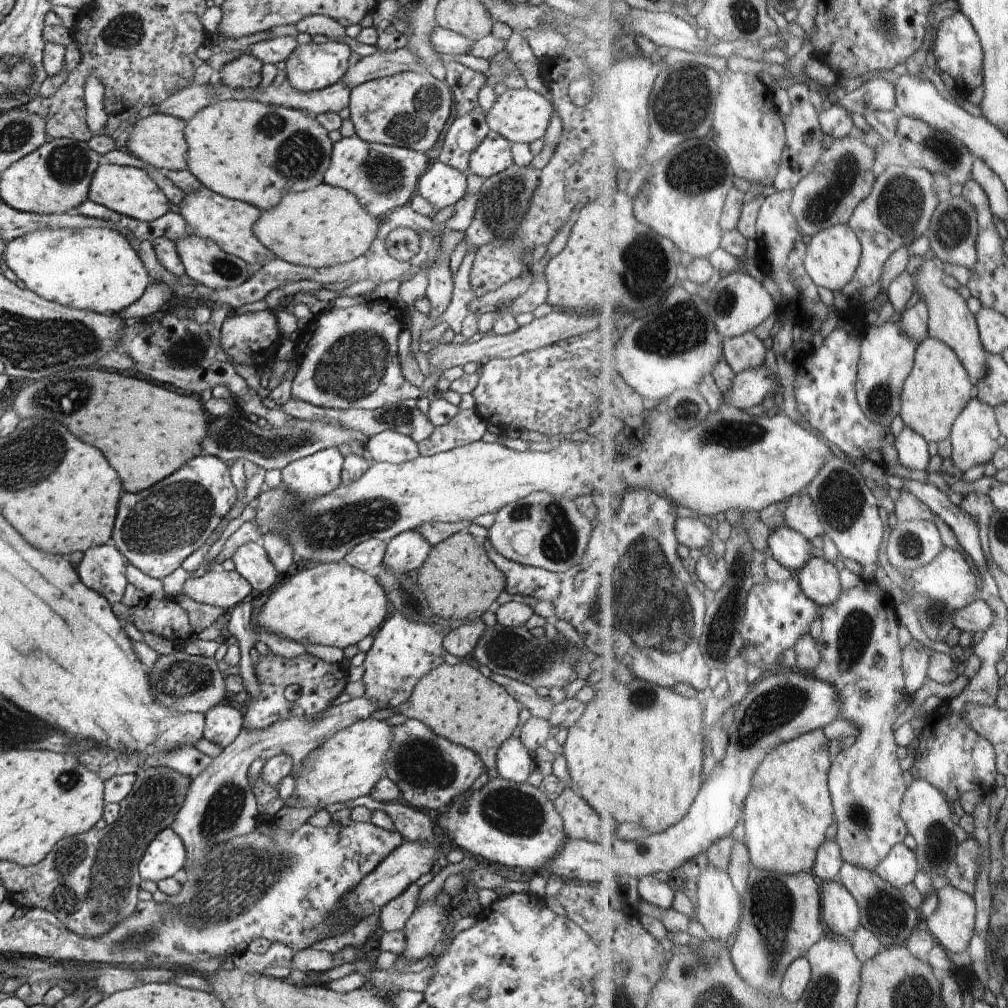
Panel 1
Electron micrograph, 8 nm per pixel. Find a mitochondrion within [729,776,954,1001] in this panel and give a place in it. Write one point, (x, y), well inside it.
(771, 902)

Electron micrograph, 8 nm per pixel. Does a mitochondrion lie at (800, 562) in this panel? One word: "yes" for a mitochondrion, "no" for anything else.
no

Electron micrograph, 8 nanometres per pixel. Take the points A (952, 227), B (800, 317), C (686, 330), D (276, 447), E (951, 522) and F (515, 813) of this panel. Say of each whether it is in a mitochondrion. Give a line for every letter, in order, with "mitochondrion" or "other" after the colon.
A: mitochondrion
B: other
C: mitochondrion
D: mitochondrion
E: other
F: mitochondrion

